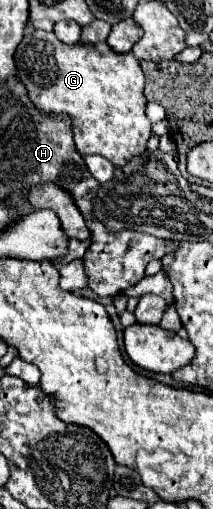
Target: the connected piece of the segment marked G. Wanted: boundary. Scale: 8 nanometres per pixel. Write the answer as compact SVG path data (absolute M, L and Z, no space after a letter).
M28 31L24 41L16 49L18 79L28 89L32 103L44 113L66 113L72 117L72 131L76 149L82 155L102 155L116 167L124 167L130 159L146 151L146 143L152 135L150 121L146 117L144 97L144 73L132 53L116 53L108 43L62 43L52 31Z

